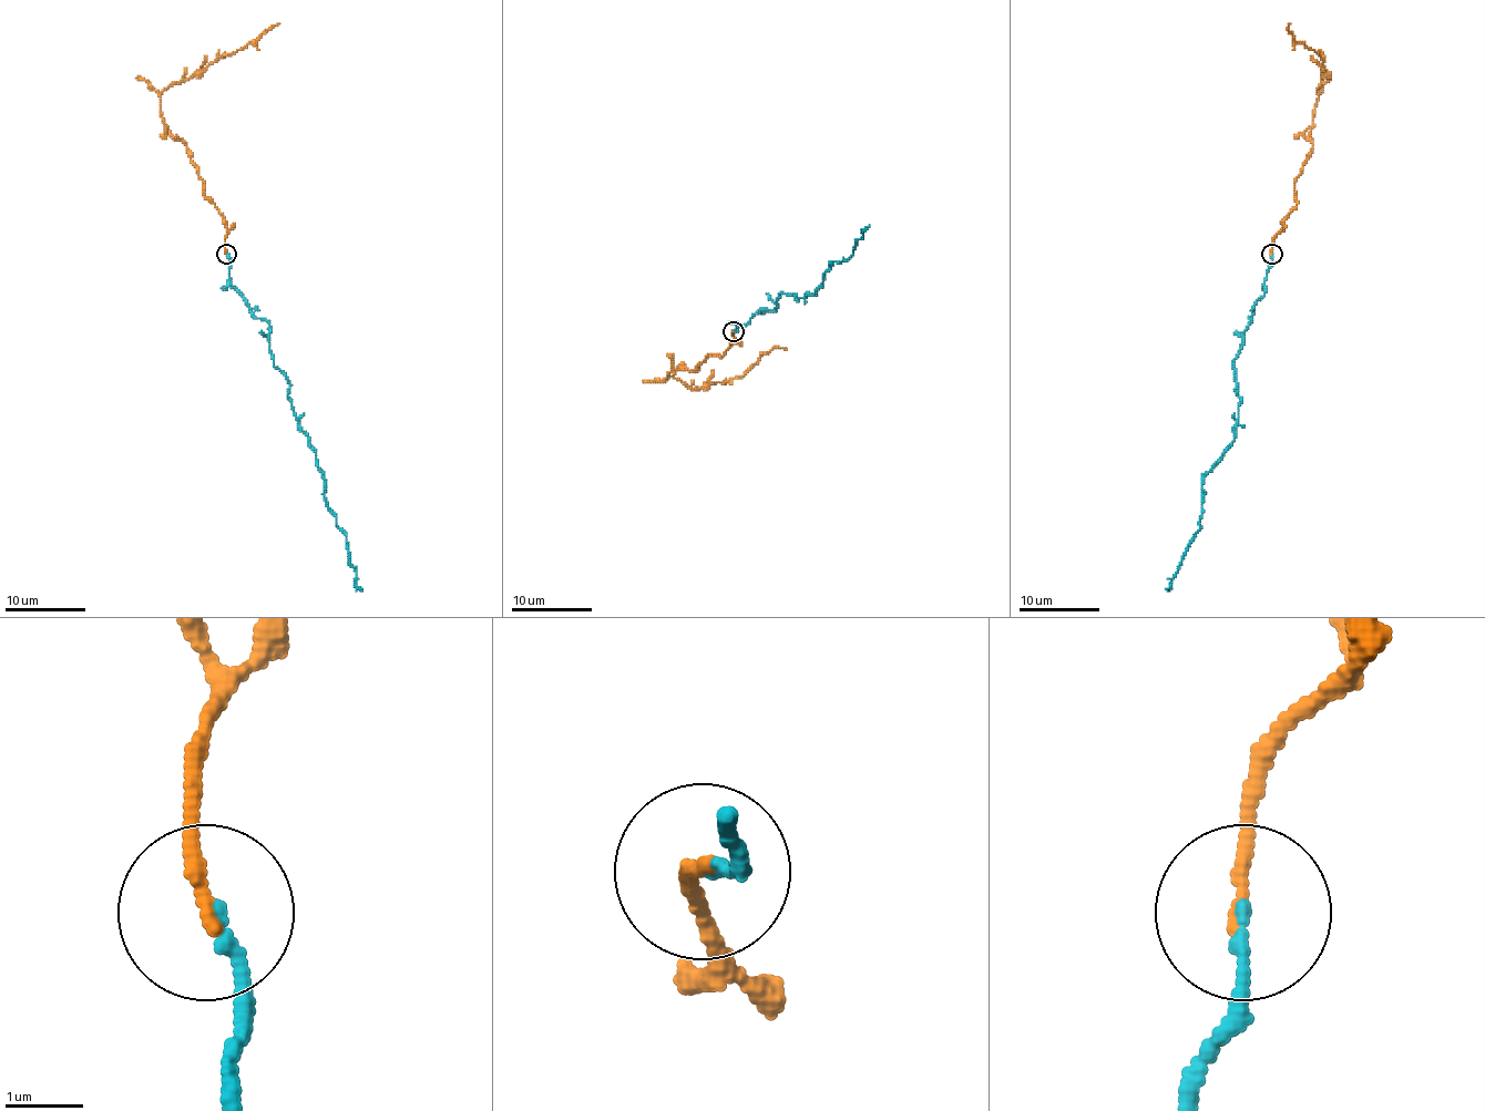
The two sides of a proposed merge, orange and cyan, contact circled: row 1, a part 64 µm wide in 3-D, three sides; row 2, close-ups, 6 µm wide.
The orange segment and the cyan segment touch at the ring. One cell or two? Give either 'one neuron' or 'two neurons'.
one neuron

